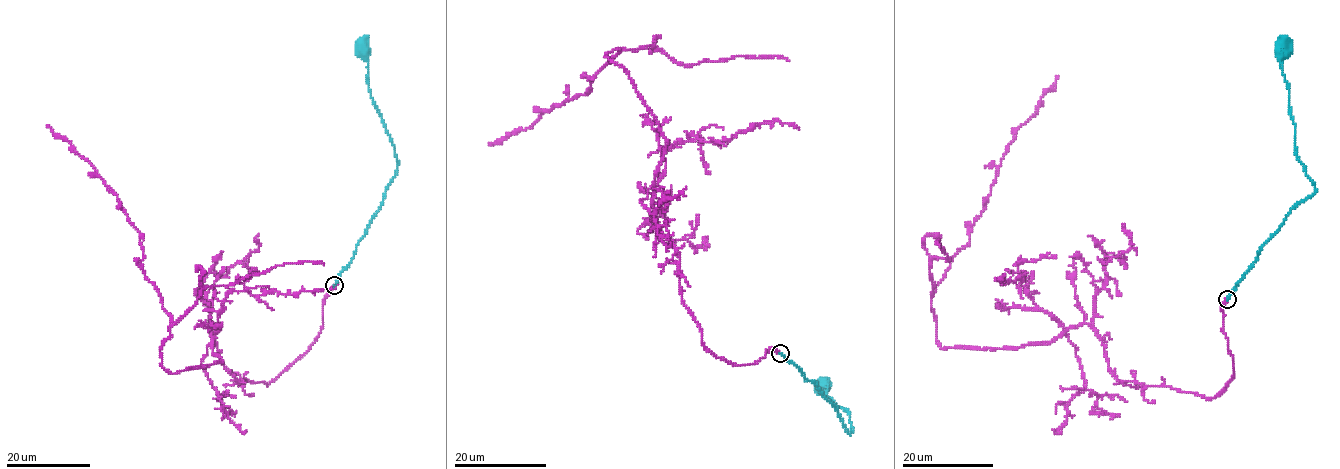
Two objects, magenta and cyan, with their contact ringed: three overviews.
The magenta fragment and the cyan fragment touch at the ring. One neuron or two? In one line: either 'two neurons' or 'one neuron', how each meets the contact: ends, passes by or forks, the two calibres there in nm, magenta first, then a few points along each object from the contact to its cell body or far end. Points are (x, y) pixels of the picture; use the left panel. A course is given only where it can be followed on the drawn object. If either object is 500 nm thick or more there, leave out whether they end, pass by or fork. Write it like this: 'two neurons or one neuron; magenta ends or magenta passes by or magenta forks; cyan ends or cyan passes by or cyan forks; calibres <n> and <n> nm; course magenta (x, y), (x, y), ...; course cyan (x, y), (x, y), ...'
one neuron; magenta ends; cyan ends; calibres 260 and 240 nm; course magenta (334, 285), (269, 384), (238, 380), (212, 333), (222, 361), (171, 373), (140, 234), (47, 125); course cyan (334, 285), (396, 173), (395, 149), (368, 84), (366, 47), (360, 46)

